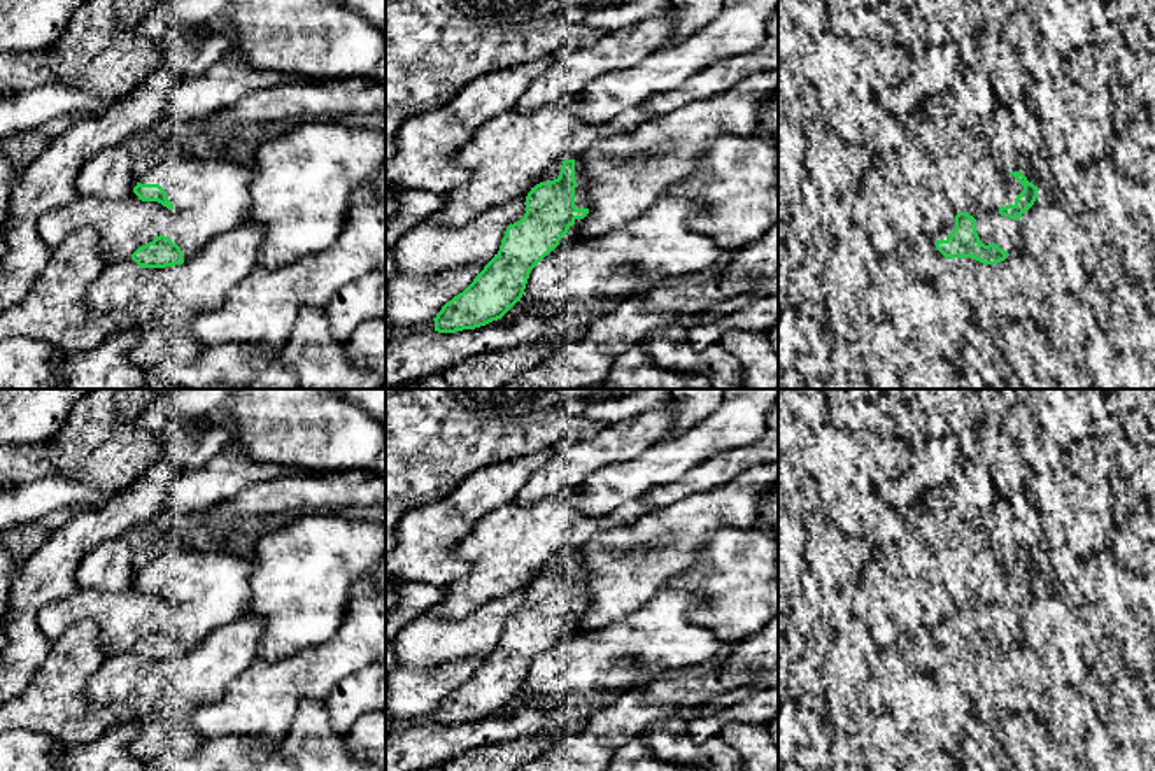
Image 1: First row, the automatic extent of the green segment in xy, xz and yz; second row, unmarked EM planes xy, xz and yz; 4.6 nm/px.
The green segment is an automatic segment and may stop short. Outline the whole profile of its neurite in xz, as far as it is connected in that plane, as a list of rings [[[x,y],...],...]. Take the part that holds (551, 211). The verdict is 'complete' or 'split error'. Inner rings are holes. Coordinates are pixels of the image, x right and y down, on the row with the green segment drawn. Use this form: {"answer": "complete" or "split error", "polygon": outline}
{"answer": "split error", "polygon": [[[584,158],[564,159],[559,177],[526,196],[526,214],[505,231],[498,254],[473,282],[436,314],[435,331],[475,329],[501,319],[521,301],[531,270],[589,214]]]}

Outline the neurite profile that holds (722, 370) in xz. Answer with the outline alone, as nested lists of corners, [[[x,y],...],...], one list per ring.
[[[668,324],[657,328],[643,342],[647,354],[661,368],[706,377],[710,389],[743,389],[743,368],[740,361],[719,342],[698,352],[689,342],[687,324]]]

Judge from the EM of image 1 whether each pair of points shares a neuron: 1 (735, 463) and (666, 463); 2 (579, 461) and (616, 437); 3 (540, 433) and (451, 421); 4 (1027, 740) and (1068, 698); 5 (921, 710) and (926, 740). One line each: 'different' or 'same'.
1: different
2: same
3: same
4: different
5: same

